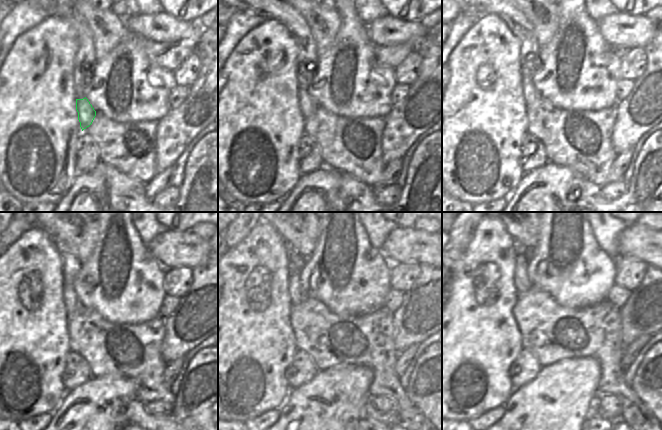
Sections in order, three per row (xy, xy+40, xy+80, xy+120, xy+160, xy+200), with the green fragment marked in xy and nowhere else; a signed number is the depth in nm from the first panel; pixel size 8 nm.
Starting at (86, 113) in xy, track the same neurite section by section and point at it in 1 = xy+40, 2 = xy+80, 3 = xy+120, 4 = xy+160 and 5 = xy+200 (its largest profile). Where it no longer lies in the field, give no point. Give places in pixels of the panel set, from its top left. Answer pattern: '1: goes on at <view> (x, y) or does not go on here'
1: goes on at xy+40 (308, 105)
2: goes on at xy+80 (531, 97)
3: goes on at xy+120 (73, 306)
4: goes on at xy+160 (294, 287)
5: goes on at xy+200 (522, 283)

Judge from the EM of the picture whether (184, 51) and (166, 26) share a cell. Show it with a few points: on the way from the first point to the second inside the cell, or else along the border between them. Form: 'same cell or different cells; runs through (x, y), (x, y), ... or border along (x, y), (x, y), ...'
different cells; border along (192, 23), (189, 33), (178, 40), (152, 40)

